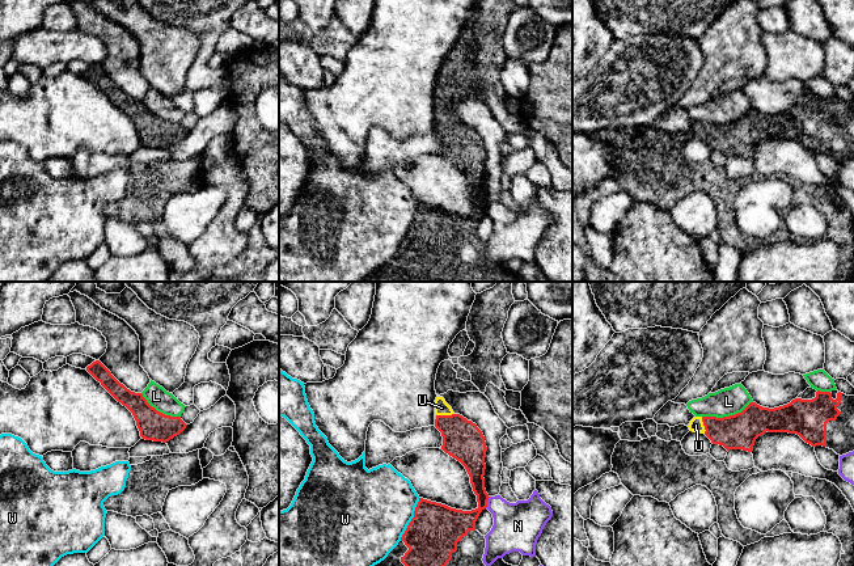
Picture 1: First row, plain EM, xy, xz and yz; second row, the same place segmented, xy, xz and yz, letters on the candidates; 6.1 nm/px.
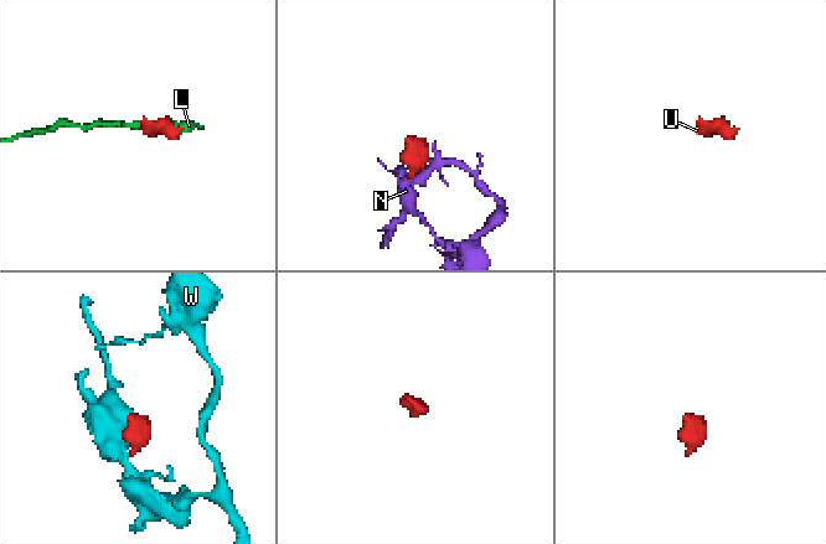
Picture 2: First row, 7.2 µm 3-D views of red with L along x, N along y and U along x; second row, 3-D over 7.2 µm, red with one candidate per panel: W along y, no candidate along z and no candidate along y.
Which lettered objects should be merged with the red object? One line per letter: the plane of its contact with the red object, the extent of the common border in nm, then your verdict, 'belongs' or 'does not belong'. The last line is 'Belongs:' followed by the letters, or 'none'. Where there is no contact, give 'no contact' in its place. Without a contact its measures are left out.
L: contact in yz; length 320 nm; does not belong
N: contact in xz; length 80 nm; does not belong
U: contact in xz; length 110 nm; belongs
W: contact in xz; length 300 nm; does not belong
Belongs: U

